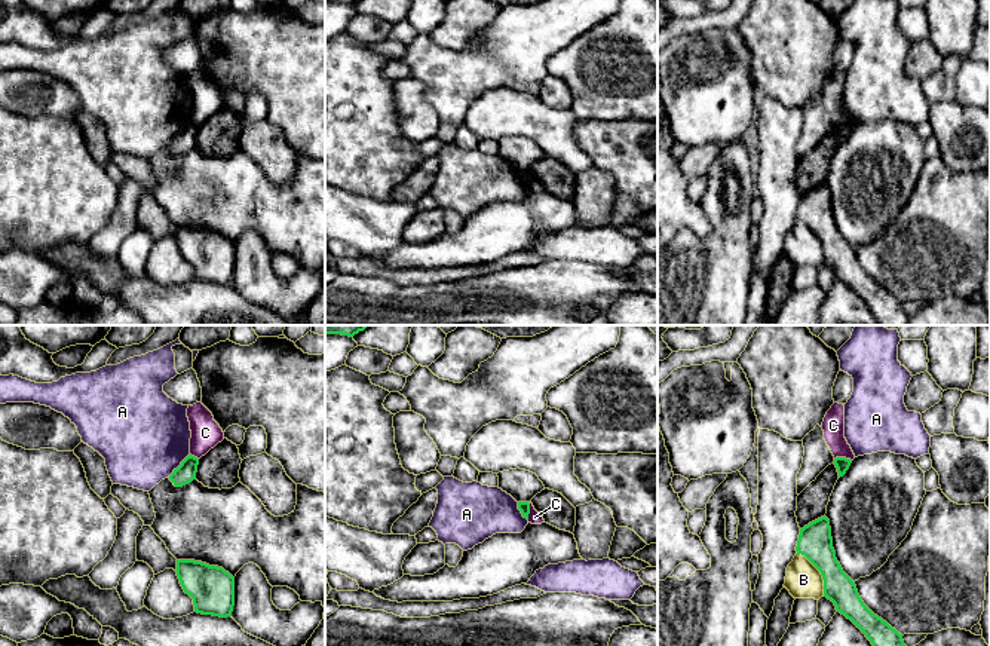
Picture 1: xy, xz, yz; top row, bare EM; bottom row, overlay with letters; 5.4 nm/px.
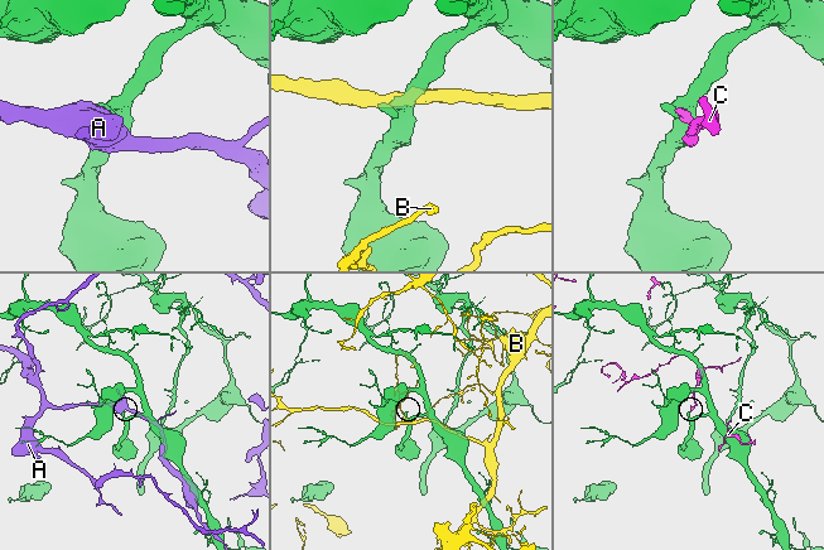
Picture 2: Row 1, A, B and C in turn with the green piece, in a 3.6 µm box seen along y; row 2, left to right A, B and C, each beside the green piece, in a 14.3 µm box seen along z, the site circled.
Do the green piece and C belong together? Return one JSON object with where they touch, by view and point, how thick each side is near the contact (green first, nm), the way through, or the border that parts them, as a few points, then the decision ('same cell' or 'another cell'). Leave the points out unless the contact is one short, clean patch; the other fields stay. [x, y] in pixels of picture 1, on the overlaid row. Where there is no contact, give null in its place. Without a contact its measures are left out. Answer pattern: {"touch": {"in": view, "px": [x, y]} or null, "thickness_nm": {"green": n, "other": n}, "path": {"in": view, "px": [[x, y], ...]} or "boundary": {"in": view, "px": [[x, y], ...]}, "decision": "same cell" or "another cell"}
{"touch": {"in": "xz", "px": [529, 511]}, "thickness_nm": {"green": 60, "other": 70}, "boundary": {"in": "xz", "px": [[527, 502], [529, 519]]}, "decision": "another cell"}

